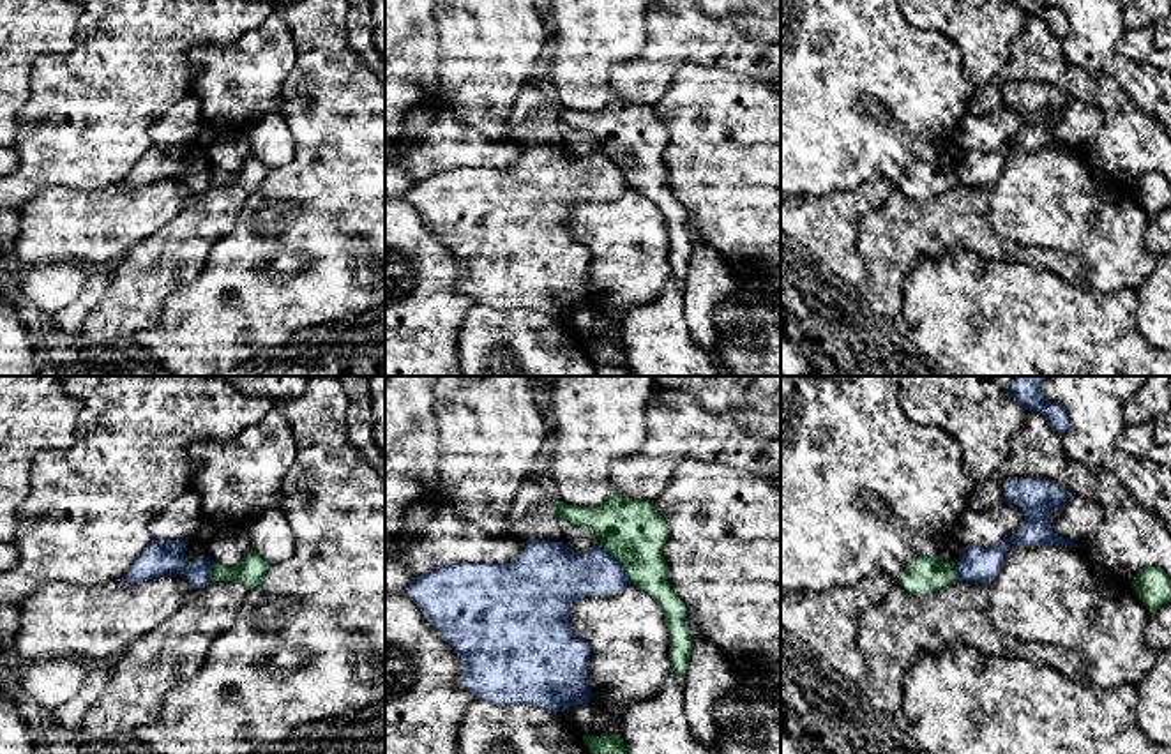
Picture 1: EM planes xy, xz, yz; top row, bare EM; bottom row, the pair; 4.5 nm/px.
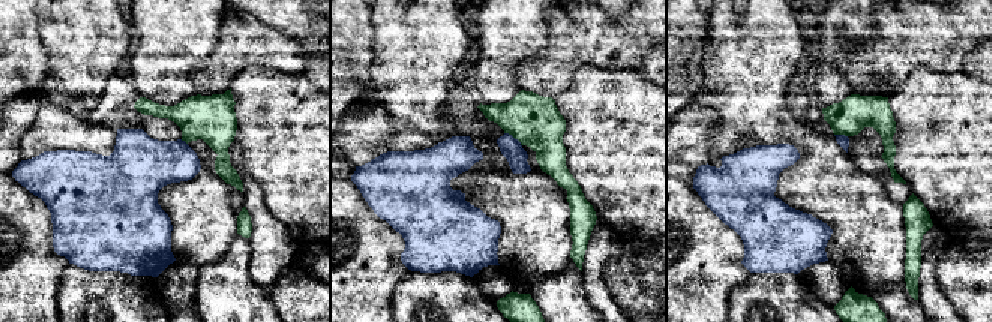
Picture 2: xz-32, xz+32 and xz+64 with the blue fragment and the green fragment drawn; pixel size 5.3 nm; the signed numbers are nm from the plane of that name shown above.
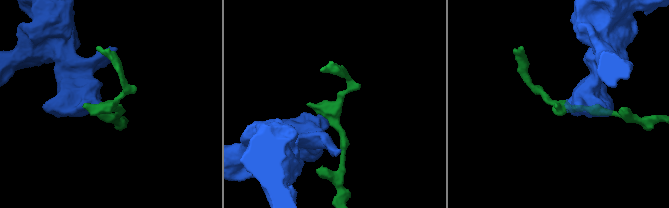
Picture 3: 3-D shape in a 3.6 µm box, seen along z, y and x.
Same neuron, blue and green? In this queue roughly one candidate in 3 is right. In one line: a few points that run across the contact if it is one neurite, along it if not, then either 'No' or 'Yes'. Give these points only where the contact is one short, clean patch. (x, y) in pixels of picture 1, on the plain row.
Line: xz (601, 150), (622, 168), (629, 186). No

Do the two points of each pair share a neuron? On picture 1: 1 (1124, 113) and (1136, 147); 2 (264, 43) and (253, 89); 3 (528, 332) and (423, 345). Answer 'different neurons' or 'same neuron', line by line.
1: same neuron
2: same neuron
3: different neurons

